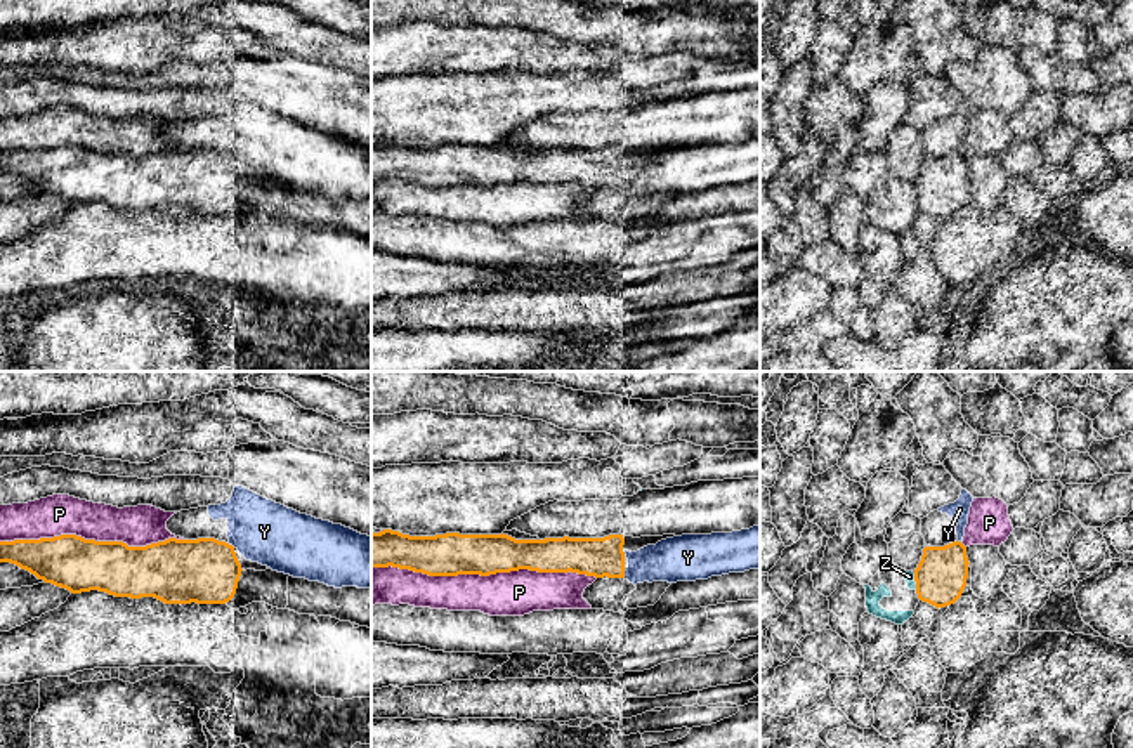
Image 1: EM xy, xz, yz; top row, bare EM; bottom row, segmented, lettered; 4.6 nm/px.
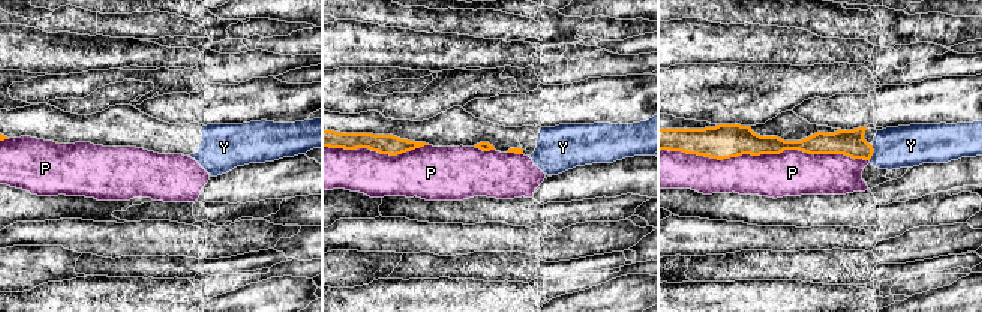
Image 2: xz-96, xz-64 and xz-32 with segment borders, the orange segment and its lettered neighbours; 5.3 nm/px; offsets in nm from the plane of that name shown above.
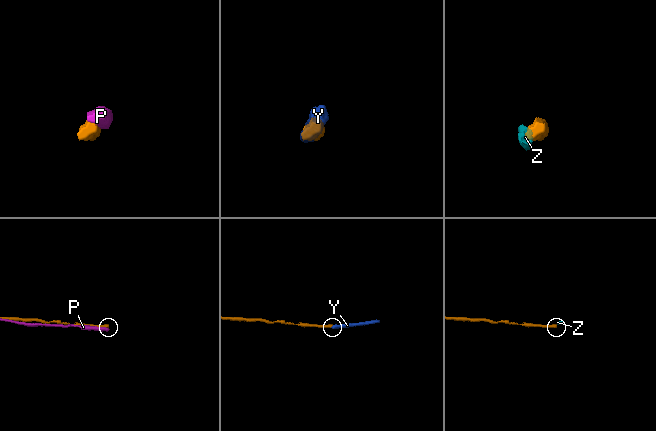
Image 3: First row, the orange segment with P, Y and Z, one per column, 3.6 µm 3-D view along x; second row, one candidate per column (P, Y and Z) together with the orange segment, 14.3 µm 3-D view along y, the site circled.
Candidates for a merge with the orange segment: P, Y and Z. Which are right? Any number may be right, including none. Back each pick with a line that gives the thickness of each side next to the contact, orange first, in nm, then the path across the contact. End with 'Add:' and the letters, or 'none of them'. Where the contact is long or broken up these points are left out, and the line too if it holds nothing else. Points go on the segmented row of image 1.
Y: Thickness 300 nm (orange) against 300 nm
Add: Y

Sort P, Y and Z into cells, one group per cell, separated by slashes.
P / Y / Z

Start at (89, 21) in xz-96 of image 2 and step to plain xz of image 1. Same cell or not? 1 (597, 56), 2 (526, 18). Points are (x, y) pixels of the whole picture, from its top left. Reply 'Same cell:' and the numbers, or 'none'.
Same cell: 2

